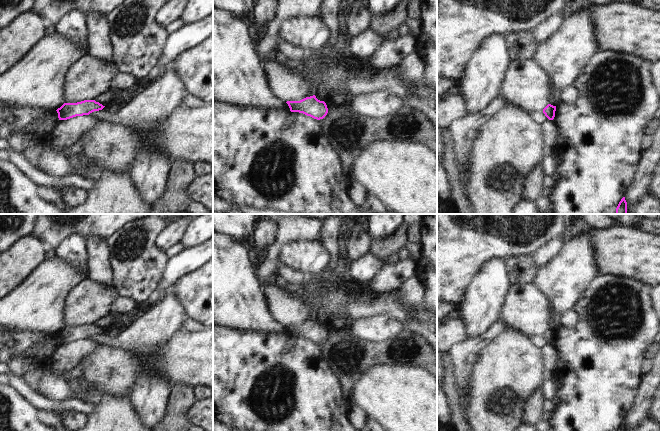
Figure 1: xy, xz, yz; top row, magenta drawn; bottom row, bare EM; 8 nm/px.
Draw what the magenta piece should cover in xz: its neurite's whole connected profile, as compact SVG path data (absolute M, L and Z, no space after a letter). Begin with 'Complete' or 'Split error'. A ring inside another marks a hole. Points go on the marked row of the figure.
Complete. M315 95L300 101L287 101L286 103L291 112L303 113L317 120L323 119L328 113L326 103L318 100Z

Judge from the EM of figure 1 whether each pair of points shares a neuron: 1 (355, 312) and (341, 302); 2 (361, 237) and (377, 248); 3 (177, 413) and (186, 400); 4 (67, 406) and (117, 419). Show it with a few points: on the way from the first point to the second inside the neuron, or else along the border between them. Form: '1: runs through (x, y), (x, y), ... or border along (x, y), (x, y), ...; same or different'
1: runs through (352, 309), (344, 302); same
2: border along (373, 240), (369, 252); different
3: runs through (177, 410), (183, 403); same
4: border along (95, 406), (87, 415); different

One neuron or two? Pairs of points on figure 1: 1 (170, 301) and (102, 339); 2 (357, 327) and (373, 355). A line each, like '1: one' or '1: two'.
1: one
2: two

